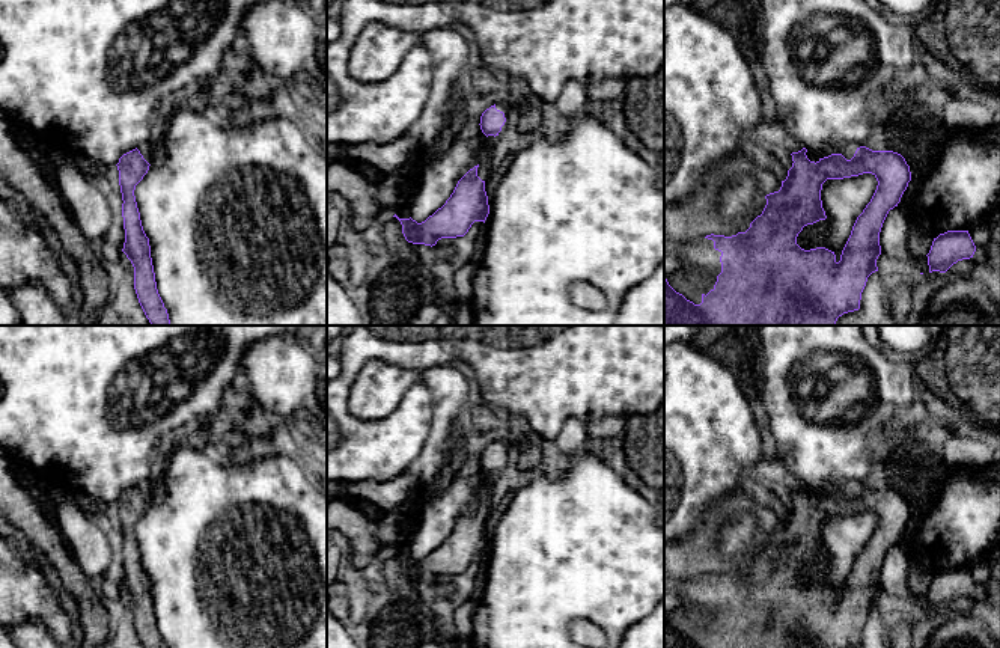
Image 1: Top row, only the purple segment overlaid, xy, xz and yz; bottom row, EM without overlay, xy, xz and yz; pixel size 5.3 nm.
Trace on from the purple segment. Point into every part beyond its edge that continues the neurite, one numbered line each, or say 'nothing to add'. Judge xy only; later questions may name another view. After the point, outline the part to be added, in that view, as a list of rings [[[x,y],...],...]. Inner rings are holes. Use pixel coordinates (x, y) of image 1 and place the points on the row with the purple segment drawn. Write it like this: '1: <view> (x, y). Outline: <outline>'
1: xy (145, 148). Outline: [[[145,142],[145,143],[139,145],[137,149],[139,149],[140,154],[143,155],[143,158],[145,158],[148,163],[151,163],[152,152],[154,152],[152,146],[151,146],[148,142]]]

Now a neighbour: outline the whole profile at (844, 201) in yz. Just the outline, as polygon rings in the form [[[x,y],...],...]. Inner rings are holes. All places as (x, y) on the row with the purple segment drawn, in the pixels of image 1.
[[[872,173],[827,179],[821,190],[827,219],[804,226],[797,237],[797,244],[804,250],[825,247],[836,255],[836,262],[839,262],[852,226],[870,202],[877,185],[878,181]]]

